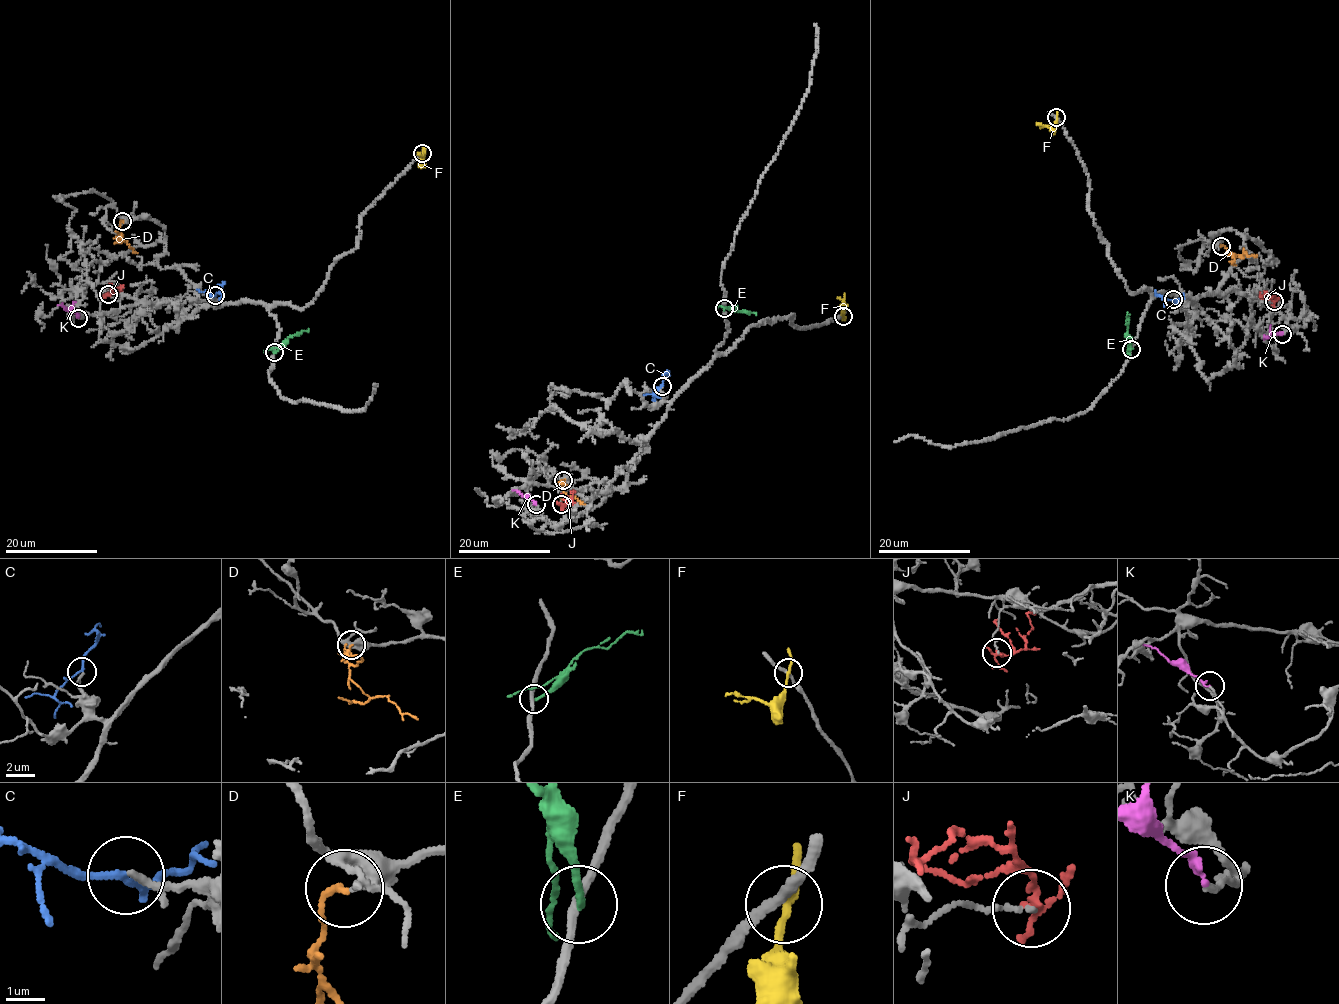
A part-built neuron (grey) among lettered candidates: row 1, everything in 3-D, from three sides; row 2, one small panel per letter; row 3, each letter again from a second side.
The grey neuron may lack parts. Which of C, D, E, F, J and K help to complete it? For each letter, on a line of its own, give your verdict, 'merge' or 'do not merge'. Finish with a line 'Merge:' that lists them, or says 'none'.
C: merge
D: merge
E: do not merge
F: do not merge
J: do not merge
K: do not merge
Merge: C, D

